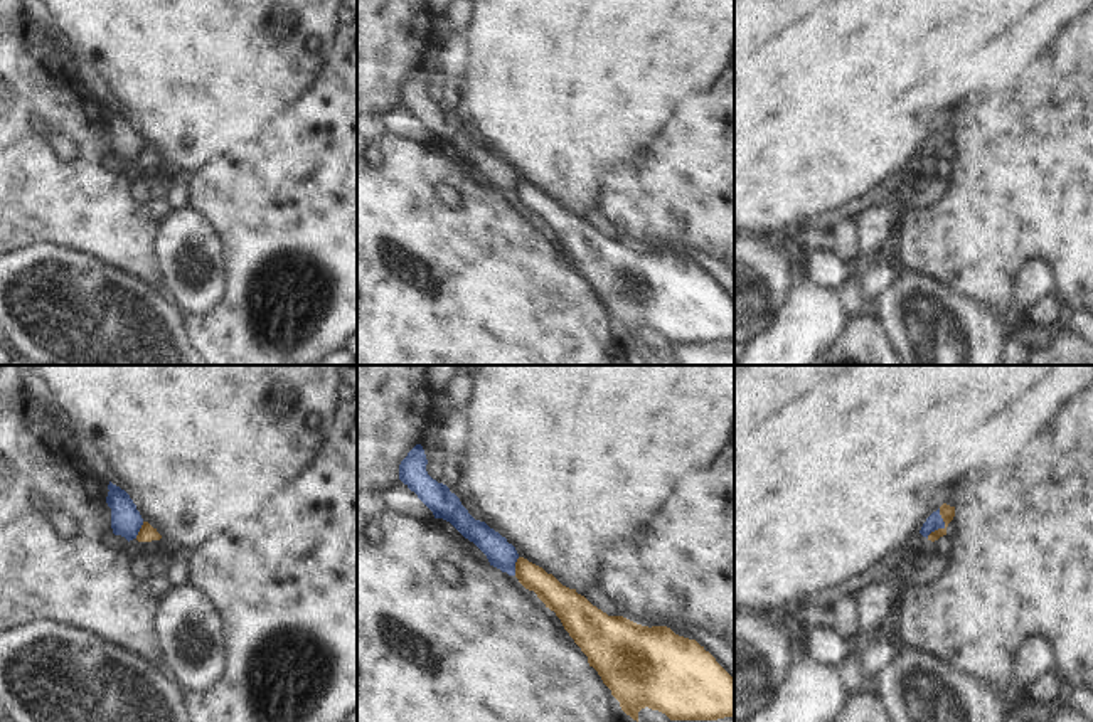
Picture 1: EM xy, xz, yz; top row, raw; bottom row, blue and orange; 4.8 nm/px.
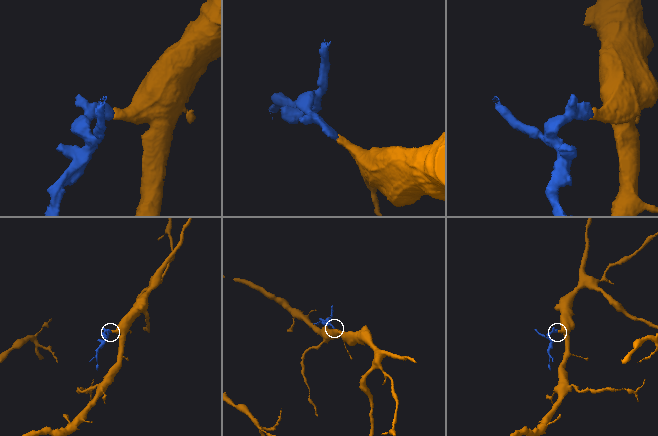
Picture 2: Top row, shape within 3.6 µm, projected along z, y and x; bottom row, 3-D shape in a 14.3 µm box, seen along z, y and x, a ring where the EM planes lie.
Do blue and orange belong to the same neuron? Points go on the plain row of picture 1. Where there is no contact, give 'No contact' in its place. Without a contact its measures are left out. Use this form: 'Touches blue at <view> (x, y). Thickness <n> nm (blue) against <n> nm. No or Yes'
Touches blue at yz (943, 148). Thickness 80 nm (blue) against 70 nm. No

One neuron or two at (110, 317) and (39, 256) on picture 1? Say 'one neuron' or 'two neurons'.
one neuron

